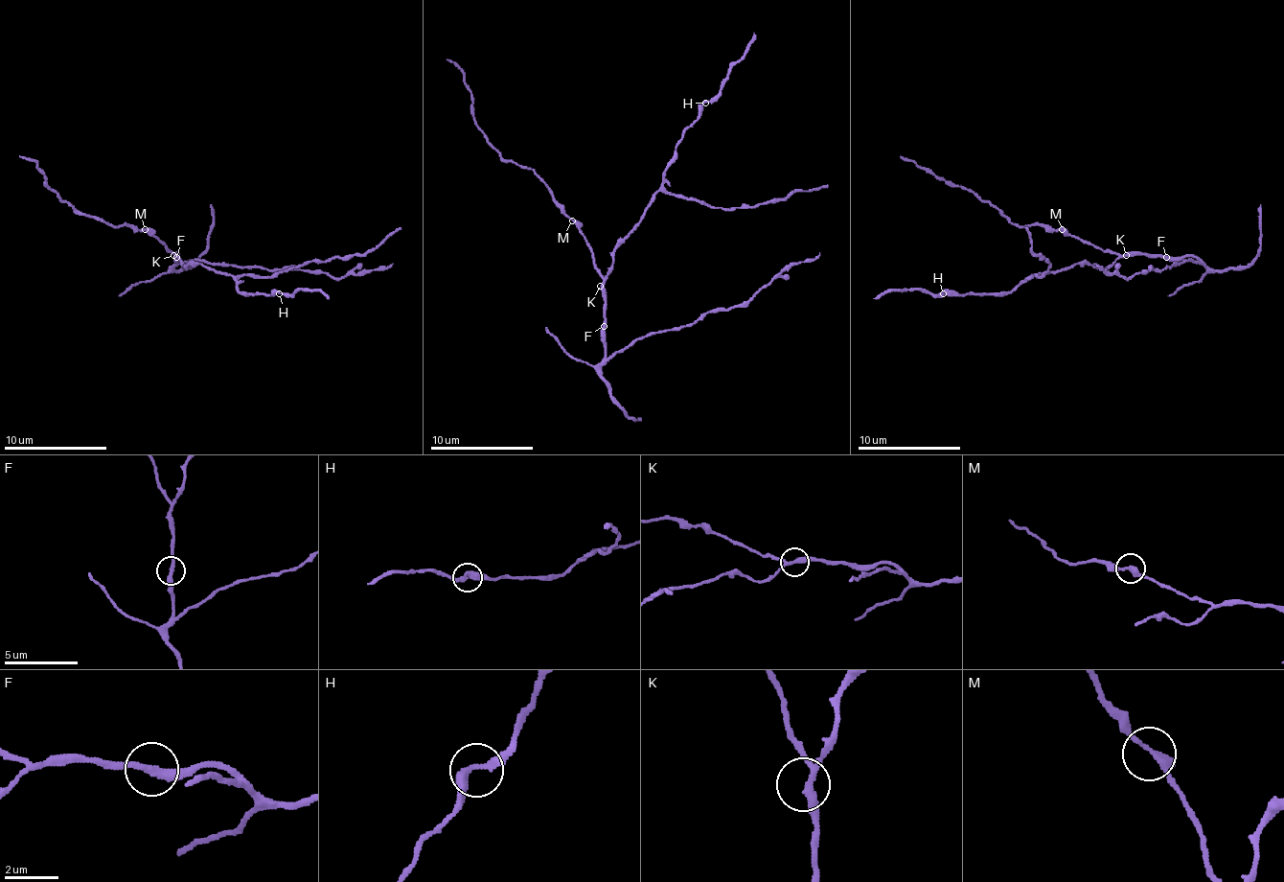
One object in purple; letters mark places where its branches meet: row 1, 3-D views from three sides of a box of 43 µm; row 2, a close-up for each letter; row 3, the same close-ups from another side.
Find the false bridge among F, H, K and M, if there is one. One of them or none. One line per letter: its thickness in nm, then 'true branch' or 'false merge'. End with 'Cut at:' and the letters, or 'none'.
F: calibre 280 nm; true branch
H: calibre 300 nm; true branch
K: calibre 240 nm; true branch
M: calibre 300 nm; true branch
Cut at: none

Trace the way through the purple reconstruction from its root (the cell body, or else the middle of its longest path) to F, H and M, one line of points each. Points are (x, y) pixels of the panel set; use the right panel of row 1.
F: (1131, 255), (1167, 258)
H: (1131, 255), (1121, 255), (1106, 267), (1077, 263), (1054, 273), (1036, 273), (1002, 293), (943, 293)
M: (1131, 255), (1115, 255), (1100, 250), (1062, 229)

